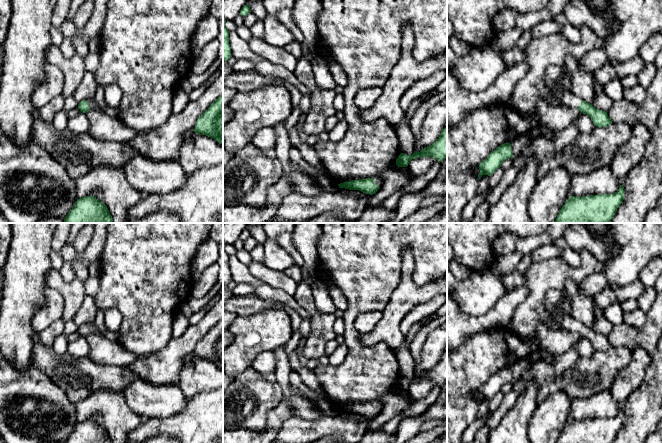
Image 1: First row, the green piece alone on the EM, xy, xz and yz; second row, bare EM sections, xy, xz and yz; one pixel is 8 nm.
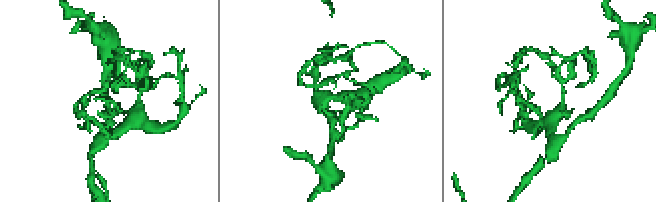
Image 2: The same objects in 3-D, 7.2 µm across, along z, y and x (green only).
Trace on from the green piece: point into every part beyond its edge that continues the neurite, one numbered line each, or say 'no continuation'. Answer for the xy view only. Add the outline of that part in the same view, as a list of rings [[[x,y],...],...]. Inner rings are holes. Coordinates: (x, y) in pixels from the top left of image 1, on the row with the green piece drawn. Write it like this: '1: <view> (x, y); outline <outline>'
1: xy (92, 103); outline [[[95,97],[94,98],[90,98],[87,101],[88,101],[88,105],[90,106],[90,109],[99,109]]]

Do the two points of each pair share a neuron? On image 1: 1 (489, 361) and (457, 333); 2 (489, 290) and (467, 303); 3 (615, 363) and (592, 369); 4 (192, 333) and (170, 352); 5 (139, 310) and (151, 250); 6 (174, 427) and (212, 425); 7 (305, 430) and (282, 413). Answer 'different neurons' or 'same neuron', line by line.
1: different neurons
2: same neuron
3: same neuron
4: same neuron
5: same neuron
6: same neuron
7: different neurons

